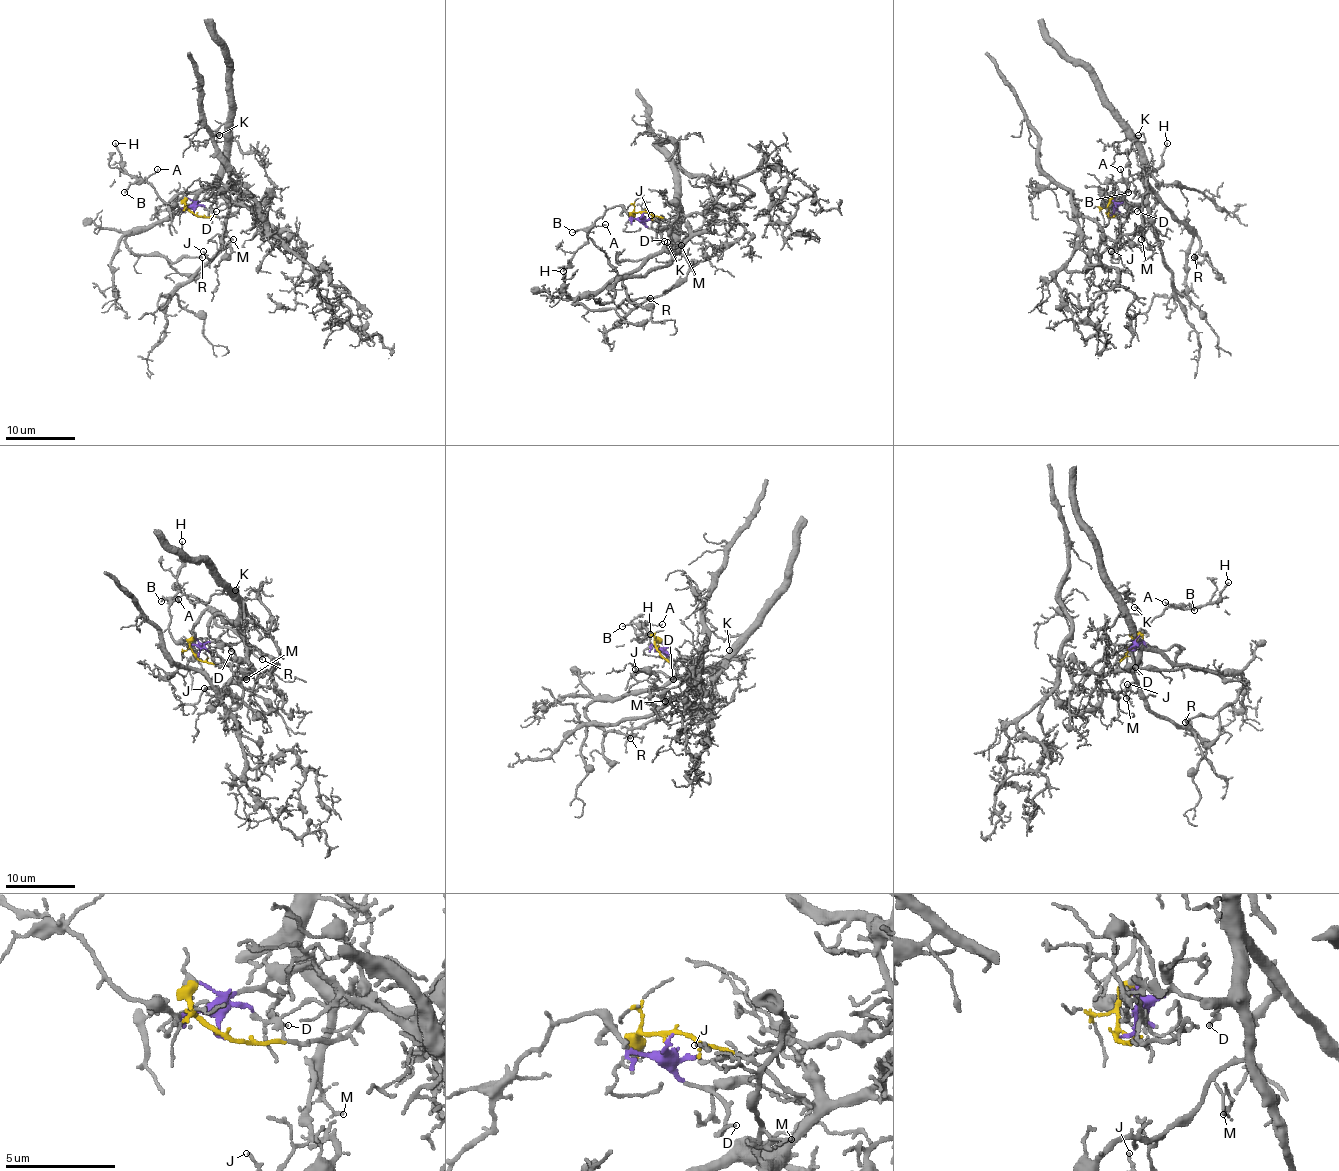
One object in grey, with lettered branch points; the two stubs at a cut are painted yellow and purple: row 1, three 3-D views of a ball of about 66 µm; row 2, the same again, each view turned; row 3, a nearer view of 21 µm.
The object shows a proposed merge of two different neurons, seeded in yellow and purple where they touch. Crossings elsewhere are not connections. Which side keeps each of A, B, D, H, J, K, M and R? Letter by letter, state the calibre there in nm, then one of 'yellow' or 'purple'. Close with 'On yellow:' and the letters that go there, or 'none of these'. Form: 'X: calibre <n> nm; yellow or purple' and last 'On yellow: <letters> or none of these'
A: calibre 80 nm; purple
B: calibre 90 nm; purple
D: calibre 100 nm; purple
H: calibre 140 nm; purple
J: calibre 130 nm; yellow
K: calibre 120 nm; yellow
M: calibre 130 nm; yellow
R: calibre 150 nm; yellow
On yellow: J, K, M, R

